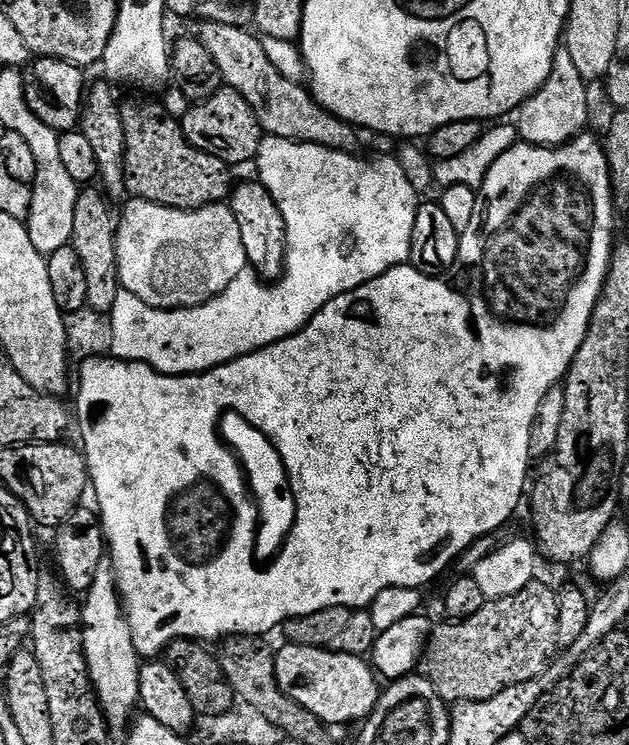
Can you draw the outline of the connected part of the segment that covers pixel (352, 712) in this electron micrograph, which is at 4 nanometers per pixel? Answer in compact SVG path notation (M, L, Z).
M285 643L283 647L276 648L276 681L282 694L286 694L294 702L298 702L298 706L302 706L310 714L314 714L317 720L325 726L352 724L355 720L363 722L371 716L376 708L376 703L380 701L382 684L371 663L365 657L314 646Z

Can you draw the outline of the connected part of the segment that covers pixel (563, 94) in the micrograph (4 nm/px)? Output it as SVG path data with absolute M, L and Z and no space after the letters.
M567 48L556 49L556 61L552 63L550 78L518 109L518 136L525 144L541 148L555 148L576 139L588 124L589 85L578 74L574 62L570 60Z

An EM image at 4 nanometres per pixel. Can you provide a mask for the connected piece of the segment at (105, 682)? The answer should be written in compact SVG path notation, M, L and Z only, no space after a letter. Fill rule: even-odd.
M105 562L94 574L94 586L83 593L80 622L84 630L84 657L88 663L88 673L92 679L96 694L100 698L100 707L108 717L113 729L120 728L133 719L140 704L140 665L142 658L136 653L134 638L130 634L130 622L124 613L124 601L116 590L116 574L112 571L111 563Z

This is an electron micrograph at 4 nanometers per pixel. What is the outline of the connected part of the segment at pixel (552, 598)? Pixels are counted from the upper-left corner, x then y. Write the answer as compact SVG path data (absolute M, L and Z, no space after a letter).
M530 583L518 594L510 594L510 598L487 601L470 618L433 627L422 672L445 704L489 700L507 688L537 680L547 672L560 642L558 592L555 587L540 583Z

